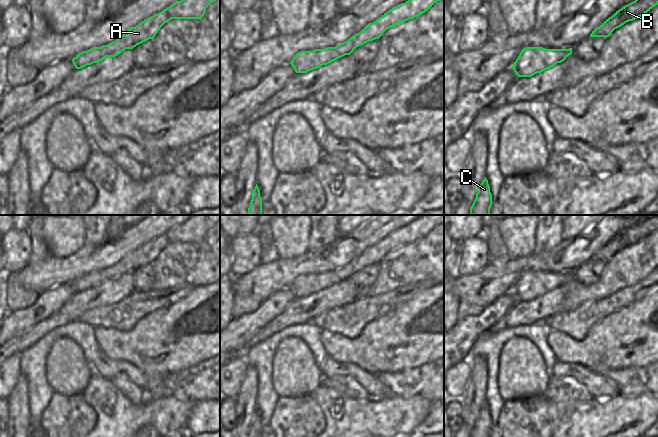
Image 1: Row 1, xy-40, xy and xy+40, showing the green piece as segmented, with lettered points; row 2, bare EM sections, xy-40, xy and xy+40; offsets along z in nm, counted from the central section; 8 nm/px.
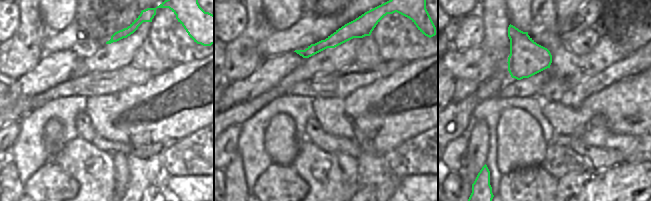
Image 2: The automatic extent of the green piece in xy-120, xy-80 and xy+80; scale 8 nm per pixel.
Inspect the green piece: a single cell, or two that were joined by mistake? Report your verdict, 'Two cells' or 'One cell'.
One cell.

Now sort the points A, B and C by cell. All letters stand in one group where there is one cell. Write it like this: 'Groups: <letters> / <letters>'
Groups: A B C.

